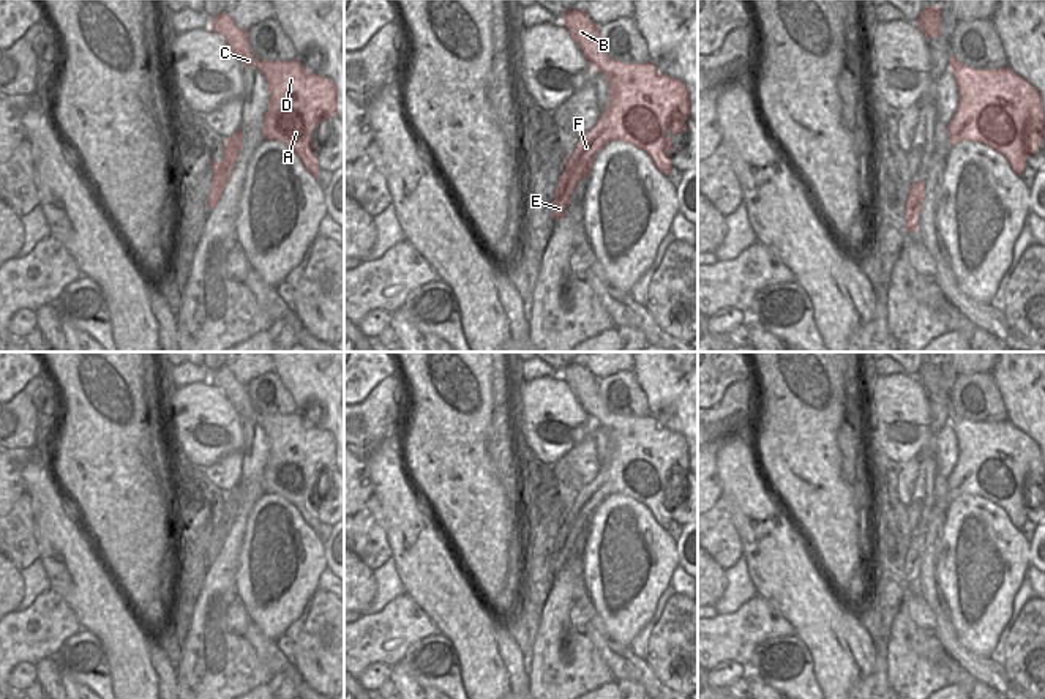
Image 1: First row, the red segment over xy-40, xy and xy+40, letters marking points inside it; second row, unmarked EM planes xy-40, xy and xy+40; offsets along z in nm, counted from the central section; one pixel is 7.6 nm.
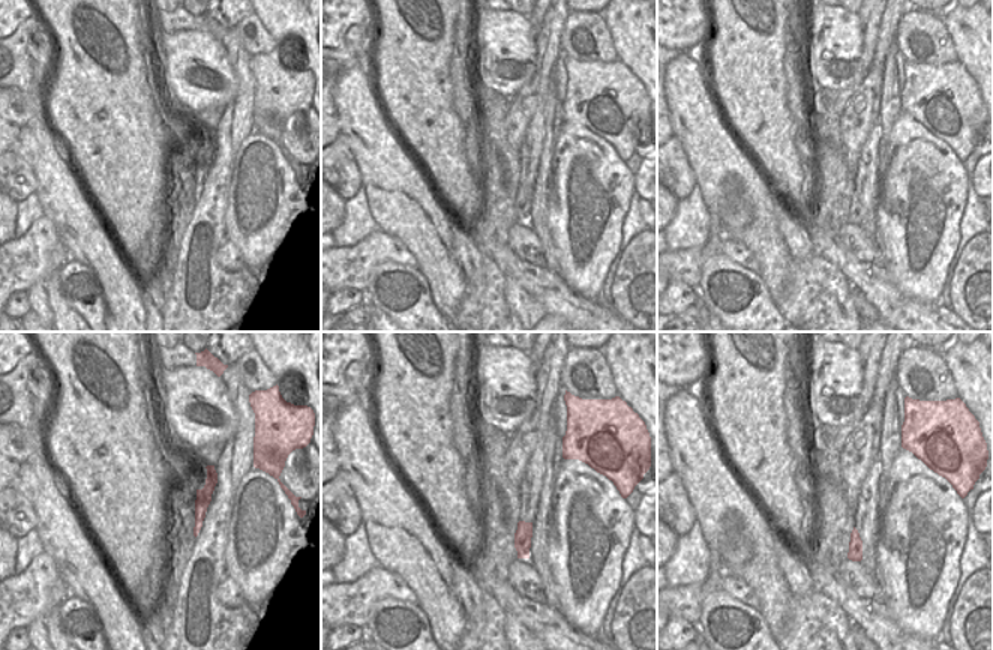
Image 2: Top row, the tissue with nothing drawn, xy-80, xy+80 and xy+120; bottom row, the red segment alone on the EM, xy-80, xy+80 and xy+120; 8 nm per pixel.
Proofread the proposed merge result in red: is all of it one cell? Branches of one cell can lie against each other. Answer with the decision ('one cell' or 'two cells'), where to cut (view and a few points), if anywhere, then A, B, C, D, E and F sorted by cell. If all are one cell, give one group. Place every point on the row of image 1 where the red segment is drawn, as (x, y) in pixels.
one cell; cut none; groups A B C D E F

